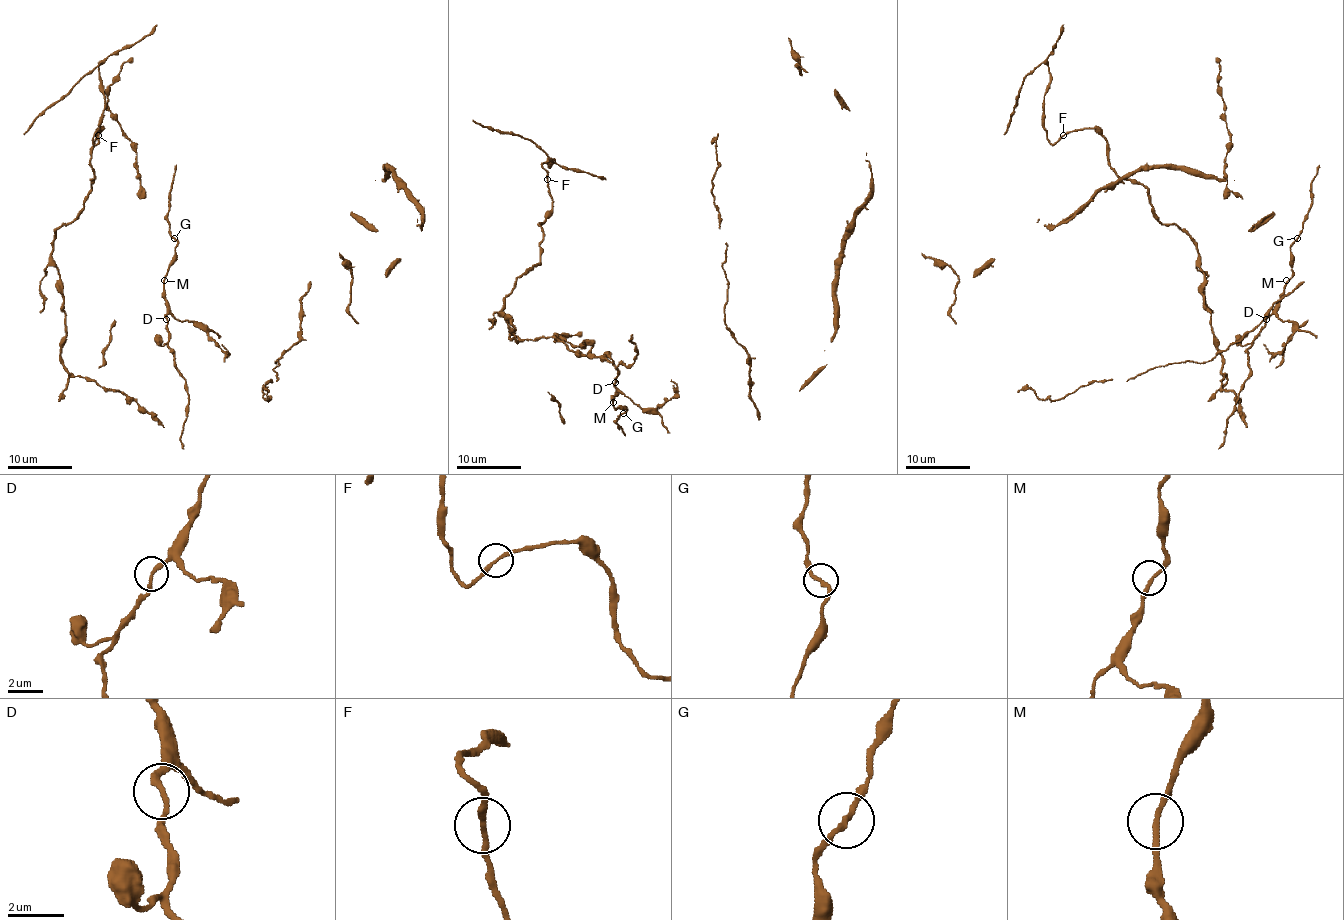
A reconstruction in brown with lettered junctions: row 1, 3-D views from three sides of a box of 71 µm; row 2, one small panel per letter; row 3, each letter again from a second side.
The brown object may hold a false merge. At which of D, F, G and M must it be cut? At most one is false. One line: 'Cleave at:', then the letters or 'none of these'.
Cleave at: none of these

